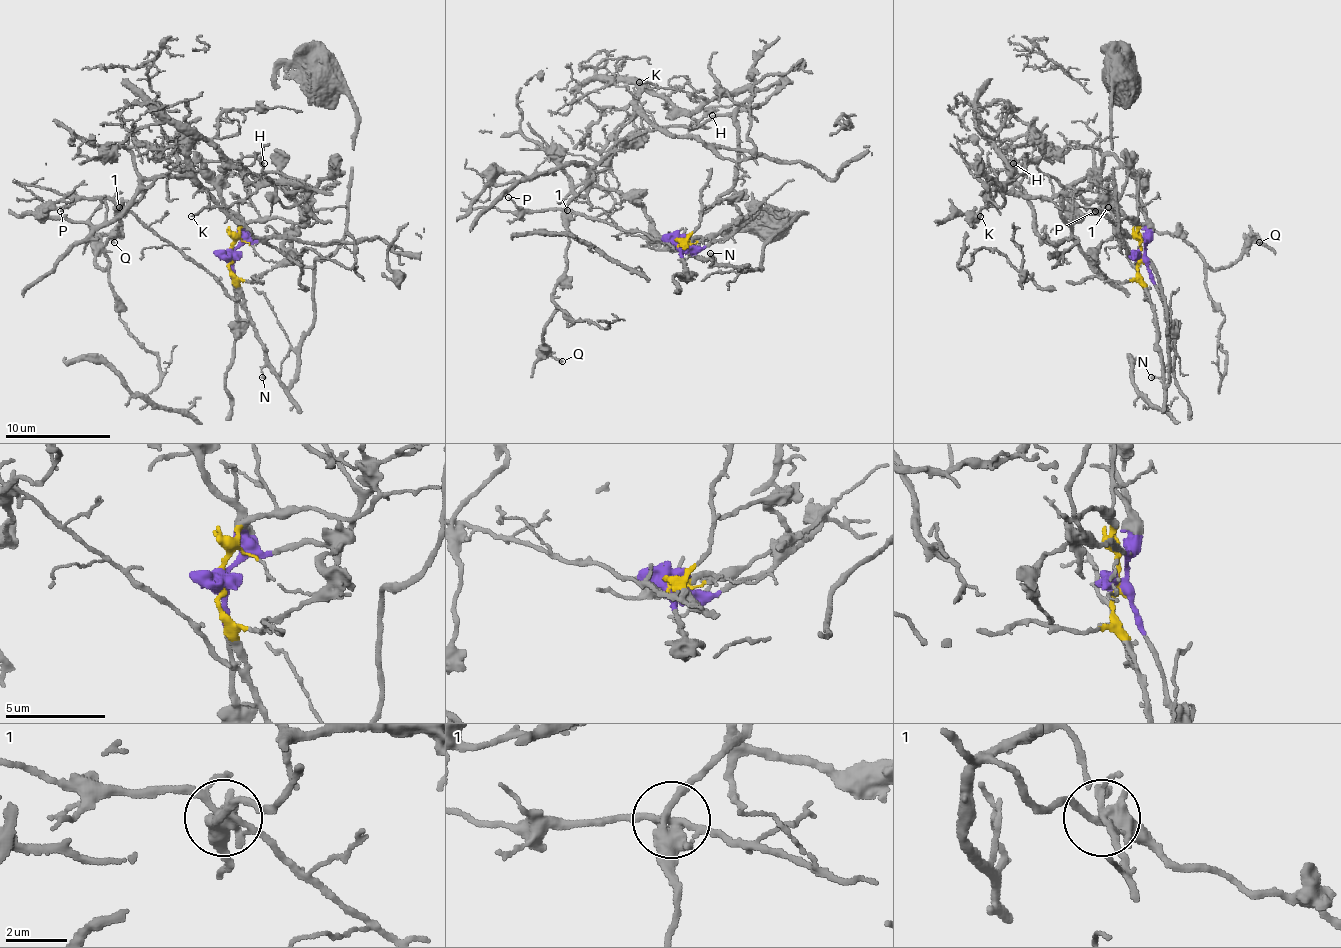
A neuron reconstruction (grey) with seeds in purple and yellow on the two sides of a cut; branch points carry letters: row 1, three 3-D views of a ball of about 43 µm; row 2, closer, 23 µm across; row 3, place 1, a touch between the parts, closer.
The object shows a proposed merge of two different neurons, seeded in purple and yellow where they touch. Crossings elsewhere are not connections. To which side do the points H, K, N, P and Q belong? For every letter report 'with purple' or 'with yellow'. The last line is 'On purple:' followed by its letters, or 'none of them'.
H: with purple
K: with purple
N: with yellow
P: with yellow
Q: with purple
On purple: H, K, Q

